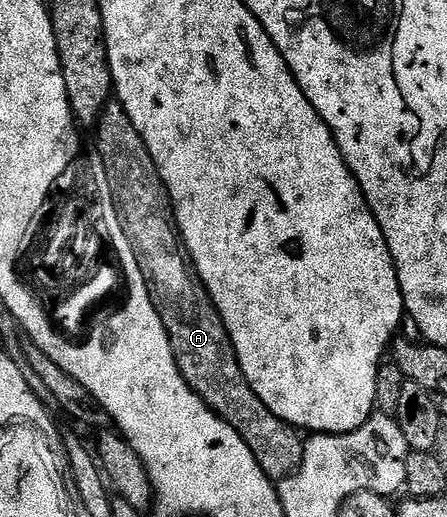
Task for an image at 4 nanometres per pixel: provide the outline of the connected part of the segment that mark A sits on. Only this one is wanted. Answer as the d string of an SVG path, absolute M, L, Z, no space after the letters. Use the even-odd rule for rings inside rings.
M116 101L106 103L96 121L96 131L95 150L105 166L112 210L119 217L119 225L139 261L149 296L167 329L175 361L187 385L247 441L251 453L255 453L255 461L259 461L269 479L289 478L301 466L305 452L302 436L298 428L275 417L275 413L259 401L247 377L243 377L231 337L181 239L169 191L163 177L159 177L159 169L143 137L139 137L135 125L131 125L127 109Z

